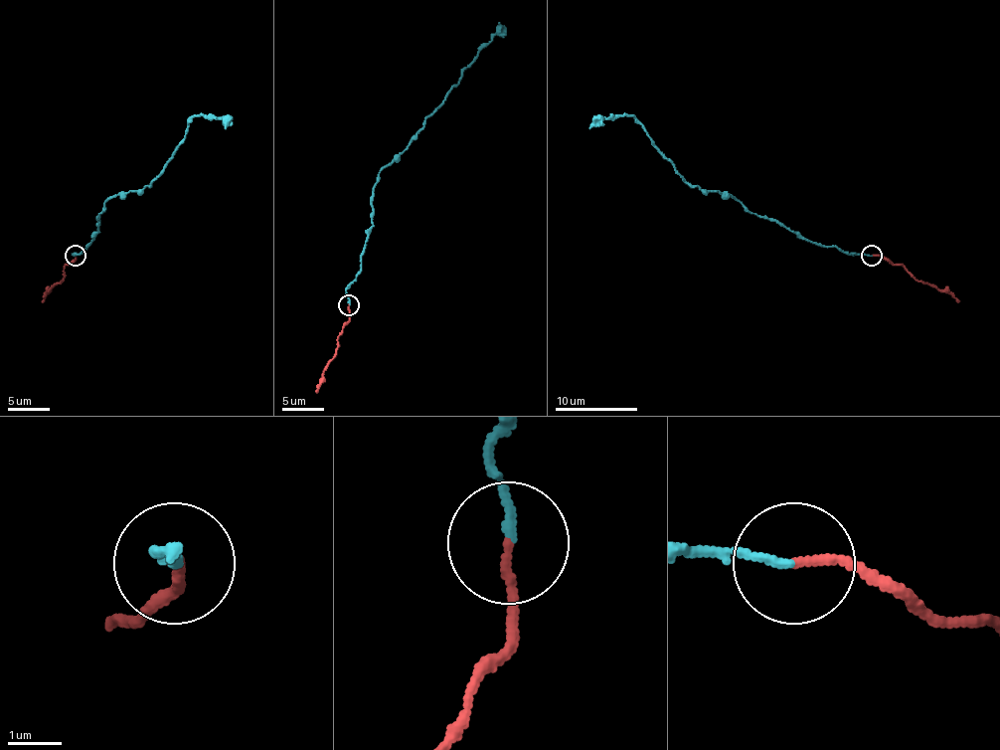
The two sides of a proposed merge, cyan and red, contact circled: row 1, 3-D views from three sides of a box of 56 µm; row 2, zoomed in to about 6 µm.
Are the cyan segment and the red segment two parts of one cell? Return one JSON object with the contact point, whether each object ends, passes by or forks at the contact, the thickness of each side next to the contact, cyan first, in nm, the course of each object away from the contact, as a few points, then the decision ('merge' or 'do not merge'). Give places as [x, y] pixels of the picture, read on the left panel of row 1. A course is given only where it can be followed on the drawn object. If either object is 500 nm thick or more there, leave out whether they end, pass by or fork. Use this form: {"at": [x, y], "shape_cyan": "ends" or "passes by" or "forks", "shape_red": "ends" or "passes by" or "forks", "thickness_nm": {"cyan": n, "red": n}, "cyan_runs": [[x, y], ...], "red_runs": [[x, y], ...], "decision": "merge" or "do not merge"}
{"at": [75, 256], "shape_cyan": "ends", "shape_red": "ends", "thickness_nm": {"cyan": 150, "red": 150}, "cyan_runs": [[75, 255], [92, 241], [103, 203], [148, 187], [186, 135], [188, 122], [194, 116], [221, 118], [225, 129]], "red_runs": [[75, 255], [75, 259], [64, 268], [62, 280], [43, 300]], "decision": "do not merge"}

